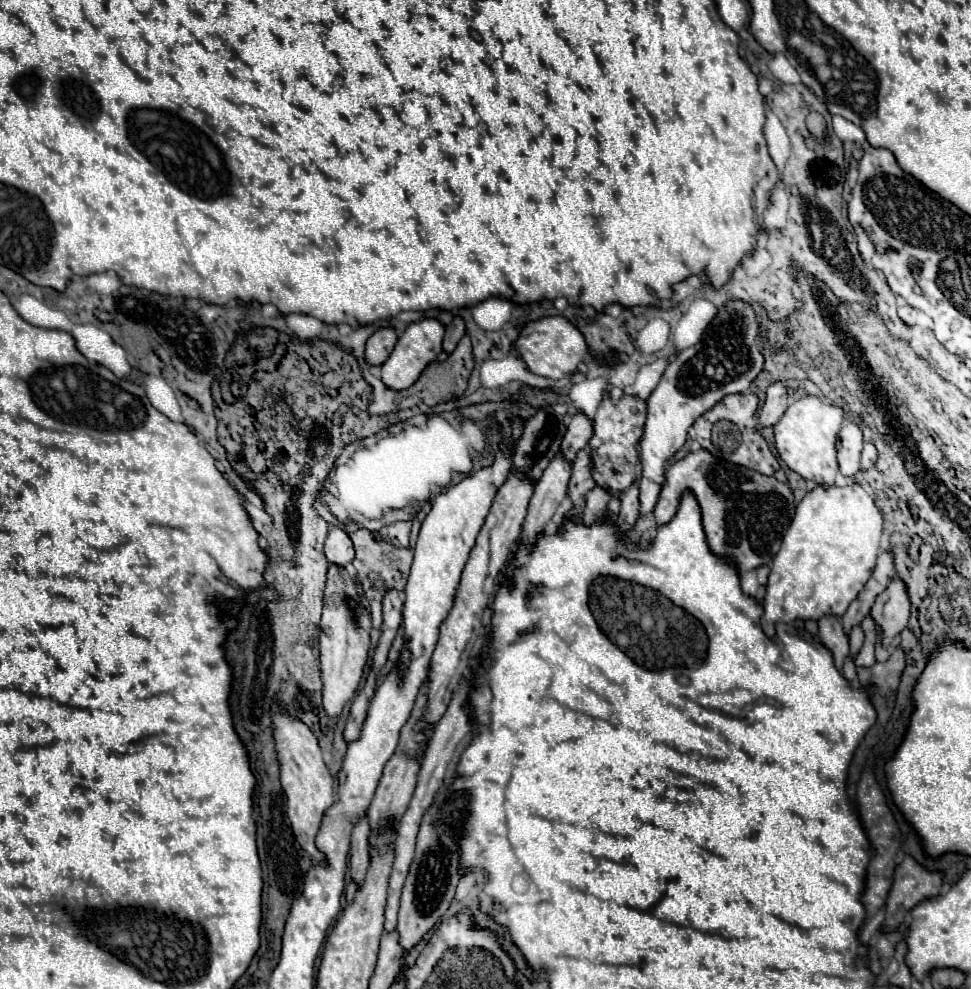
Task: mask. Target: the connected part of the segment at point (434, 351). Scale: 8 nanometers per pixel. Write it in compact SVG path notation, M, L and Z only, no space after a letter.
M422 319L408 325L406 331L400 335L388 361L382 365L382 381L386 383L386 387L392 387L396 391L408 389L420 377L426 365L442 353L442 337L444 337L444 325L438 319Z

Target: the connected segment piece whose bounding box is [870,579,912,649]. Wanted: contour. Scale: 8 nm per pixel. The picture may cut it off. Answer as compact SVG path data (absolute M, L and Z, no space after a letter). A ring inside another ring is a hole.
M892 579L886 591L878 595L870 611L876 625L882 629L882 641L886 649L890 649L896 643L898 635L908 625L910 609L912 607L910 607L906 583L902 579Z

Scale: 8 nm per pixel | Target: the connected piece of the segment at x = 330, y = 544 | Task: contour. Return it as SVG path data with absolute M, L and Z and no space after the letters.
M330 527L326 543L324 543L324 555L330 565L346 567L348 563L352 563L354 551L352 551L352 541L348 533L344 533L338 527Z

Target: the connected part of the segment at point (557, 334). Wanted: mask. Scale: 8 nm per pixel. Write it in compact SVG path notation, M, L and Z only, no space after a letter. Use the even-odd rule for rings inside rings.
M542 317L538 321L528 323L514 347L520 351L520 357L526 361L528 369L540 377L562 379L564 375L572 375L578 371L578 365L588 355L588 345L584 335L564 317Z

